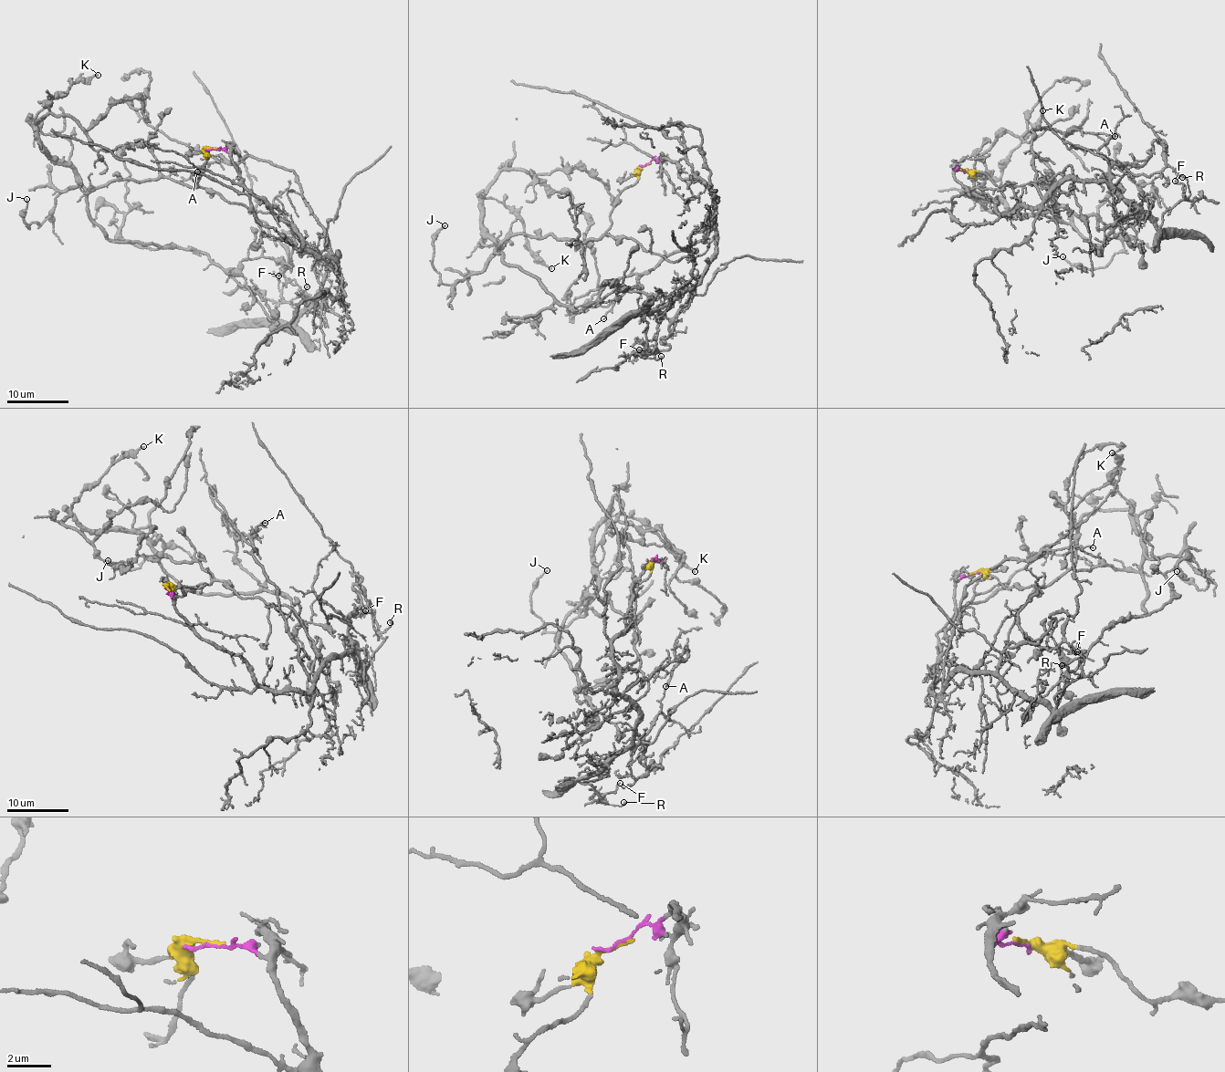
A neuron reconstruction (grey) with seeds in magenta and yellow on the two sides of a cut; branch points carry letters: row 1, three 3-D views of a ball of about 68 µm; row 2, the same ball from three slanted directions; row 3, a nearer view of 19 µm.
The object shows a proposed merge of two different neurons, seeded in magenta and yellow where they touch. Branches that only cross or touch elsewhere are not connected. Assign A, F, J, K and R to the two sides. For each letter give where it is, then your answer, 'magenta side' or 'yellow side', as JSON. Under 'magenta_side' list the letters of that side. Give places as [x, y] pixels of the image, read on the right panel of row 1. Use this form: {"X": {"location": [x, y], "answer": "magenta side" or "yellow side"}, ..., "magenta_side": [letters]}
{"A": {"location": [1115, 136], "answer": "magenta side"}, "F": {"location": [1175, 181], "answer": "magenta side"}, "J": {"location": [1062, 256], "answer": "yellow side"}, "K": {"location": [1042, 110], "answer": "yellow side"}, "R": {"location": [1182, 177], "answer": "magenta side"}, "magenta_side": ["A", "F", "R"]}

